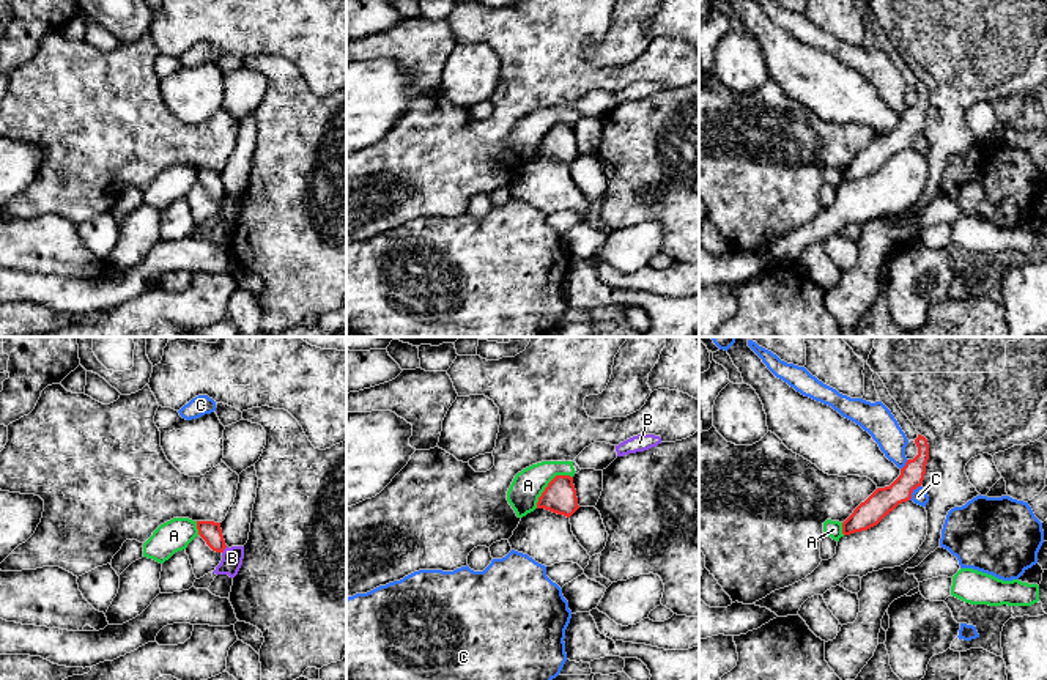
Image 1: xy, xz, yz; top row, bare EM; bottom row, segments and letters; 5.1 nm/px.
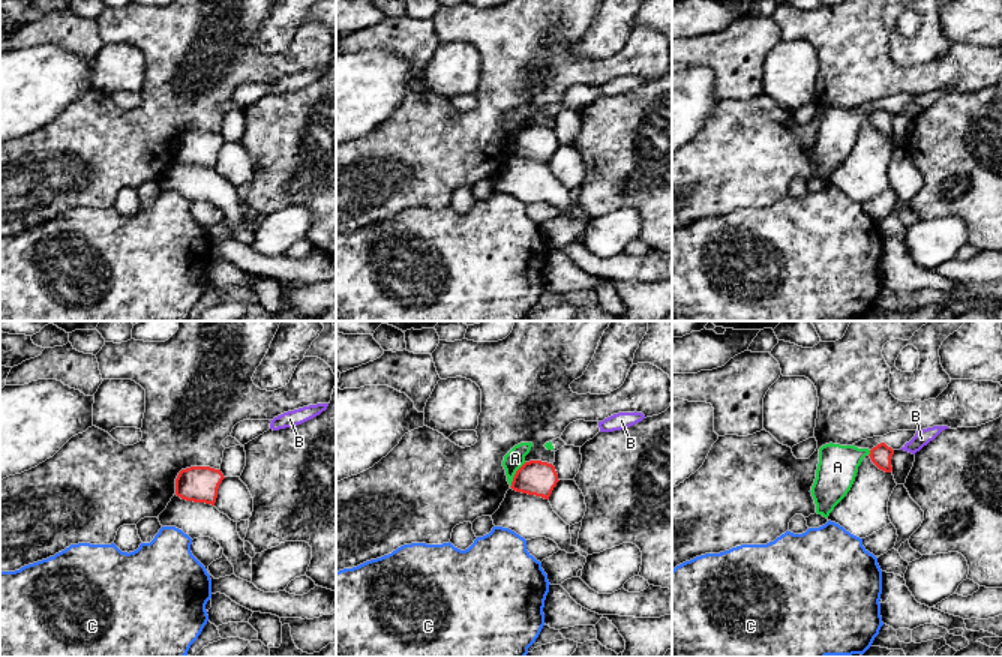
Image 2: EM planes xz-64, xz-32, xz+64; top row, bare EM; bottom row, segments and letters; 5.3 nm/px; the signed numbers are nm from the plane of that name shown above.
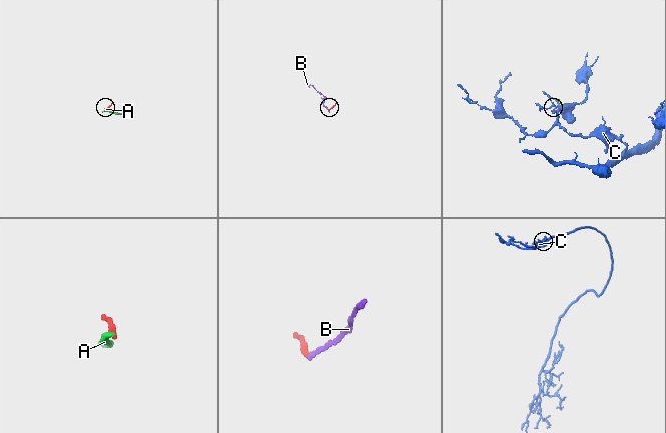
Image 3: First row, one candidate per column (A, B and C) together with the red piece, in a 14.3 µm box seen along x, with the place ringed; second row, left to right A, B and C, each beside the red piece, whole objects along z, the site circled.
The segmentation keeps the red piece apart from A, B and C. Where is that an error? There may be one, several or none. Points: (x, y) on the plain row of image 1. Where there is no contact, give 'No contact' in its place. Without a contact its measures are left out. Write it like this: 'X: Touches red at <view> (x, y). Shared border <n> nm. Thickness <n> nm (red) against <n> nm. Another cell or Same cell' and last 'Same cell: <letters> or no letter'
A: Touches red at xz (548, 131). Shared border 260 nm. Thickness 170 nm (red) against 160 nm. Another cell
B: Touches red at xy (224, 195). Shared border 50 nm. Thickness 110 nm (red) against 110 nm. Another cell
C: Touches red at yz (912, 139). Shared border 100 nm. Thickness 140 nm (red) against 80 nm. Another cell
Same cell: no letter

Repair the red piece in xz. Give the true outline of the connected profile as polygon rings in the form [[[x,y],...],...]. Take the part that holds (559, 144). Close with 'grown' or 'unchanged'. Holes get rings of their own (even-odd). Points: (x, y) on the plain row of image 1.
[[[556,123],[538,145],[537,156],[570,165],[579,156],[573,124]]]; unchanged

